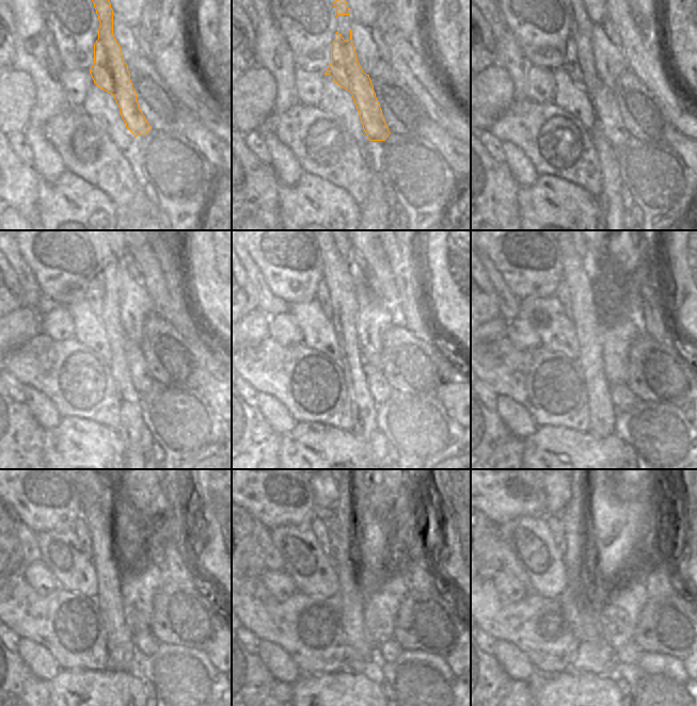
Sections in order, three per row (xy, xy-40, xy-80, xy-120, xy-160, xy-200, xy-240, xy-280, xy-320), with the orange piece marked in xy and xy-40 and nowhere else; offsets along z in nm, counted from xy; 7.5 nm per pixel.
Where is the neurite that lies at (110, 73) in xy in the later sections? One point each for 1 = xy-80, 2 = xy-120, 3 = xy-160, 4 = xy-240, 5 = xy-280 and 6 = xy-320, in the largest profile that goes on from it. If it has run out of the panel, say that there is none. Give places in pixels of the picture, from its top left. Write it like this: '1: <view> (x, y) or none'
1: xy-80 (608, 115)
2: xy-120 (142, 380)
3: xy-160 (379, 387)
4: xy-240 (146, 643)
5: xy-280 (389, 651)
6: xy-320 (630, 653)

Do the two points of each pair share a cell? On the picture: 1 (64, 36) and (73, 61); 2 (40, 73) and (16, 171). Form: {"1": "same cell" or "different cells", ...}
{"1": "same cell", "2": "different cells"}

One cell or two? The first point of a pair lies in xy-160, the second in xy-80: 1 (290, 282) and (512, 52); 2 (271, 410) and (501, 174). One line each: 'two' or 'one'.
1: two
2: two

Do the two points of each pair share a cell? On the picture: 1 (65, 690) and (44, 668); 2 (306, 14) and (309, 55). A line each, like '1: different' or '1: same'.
1: different
2: same

